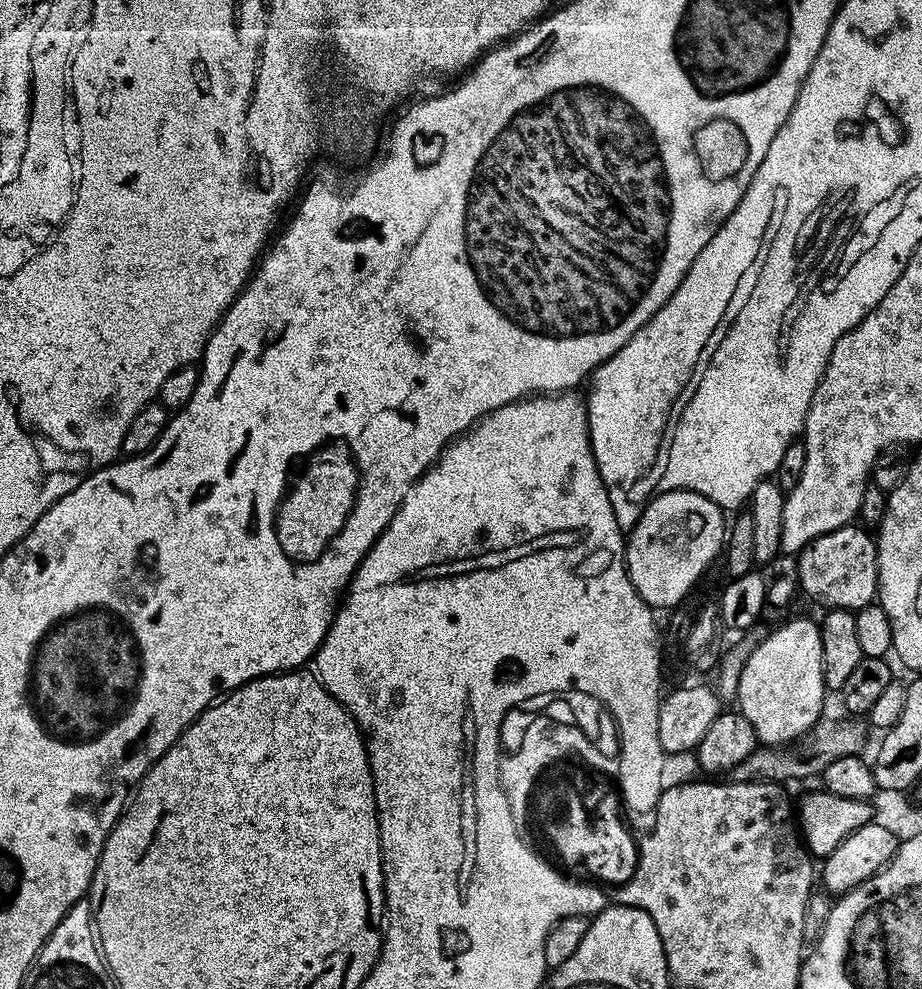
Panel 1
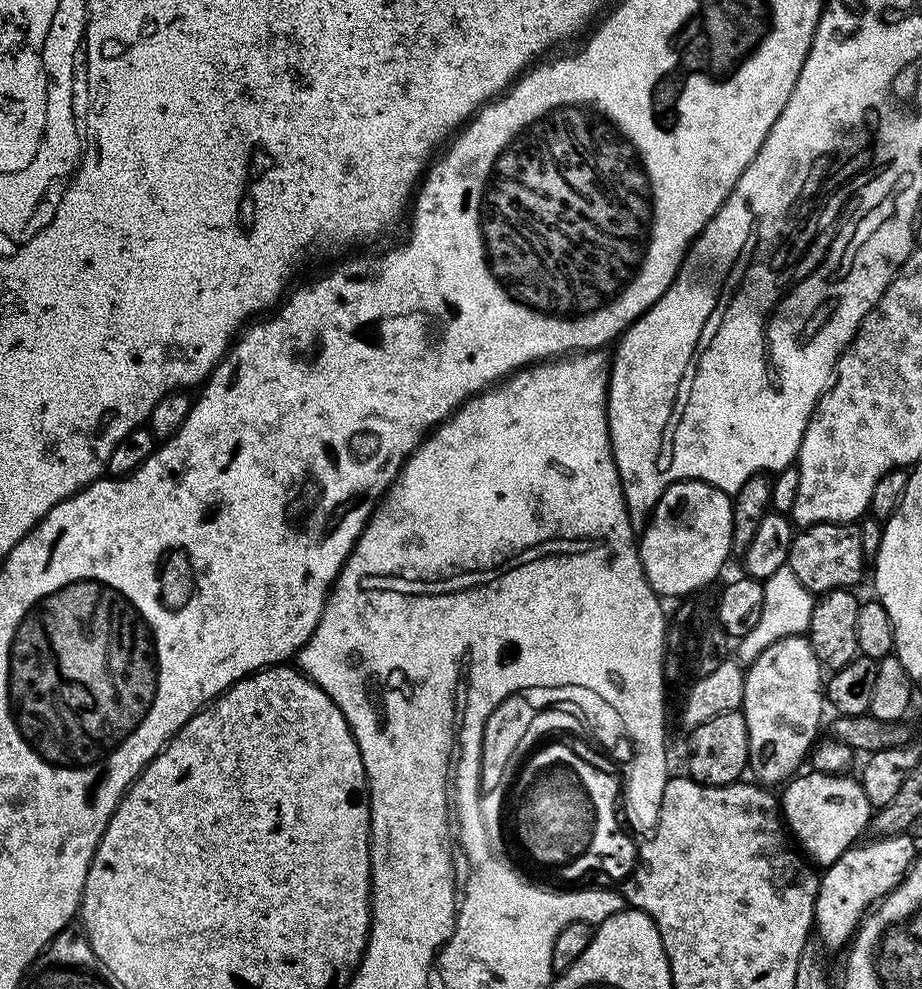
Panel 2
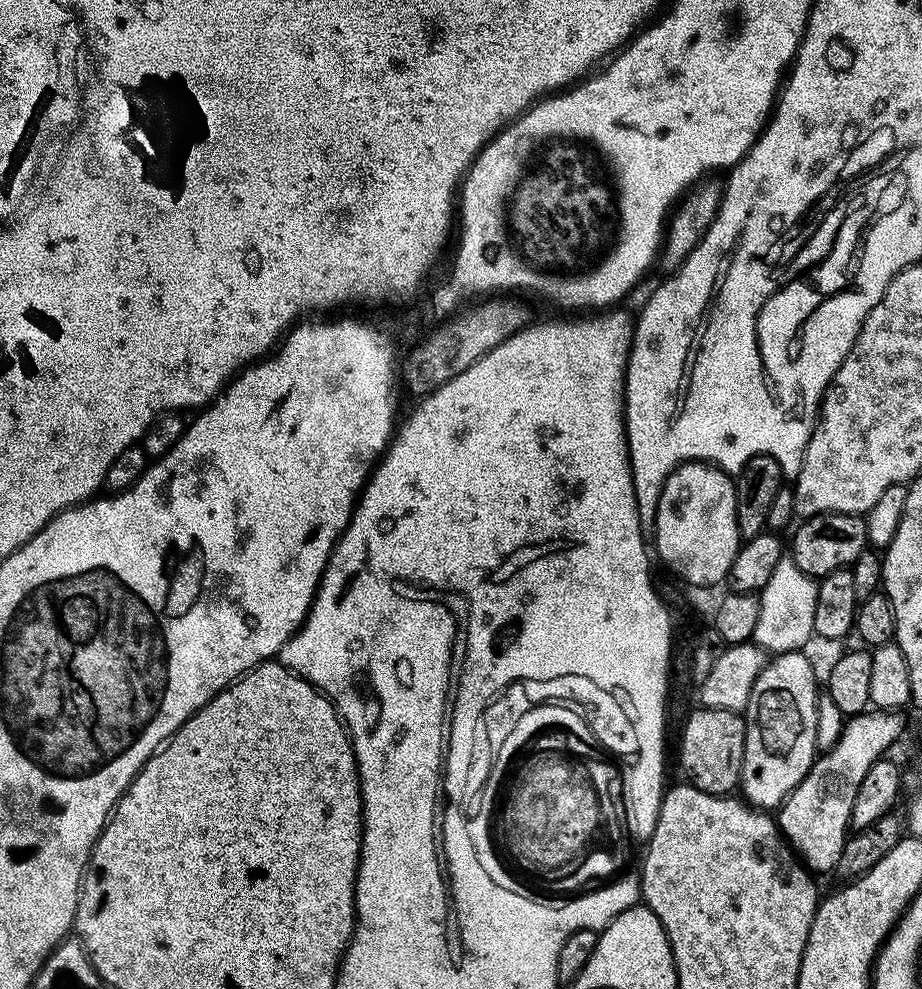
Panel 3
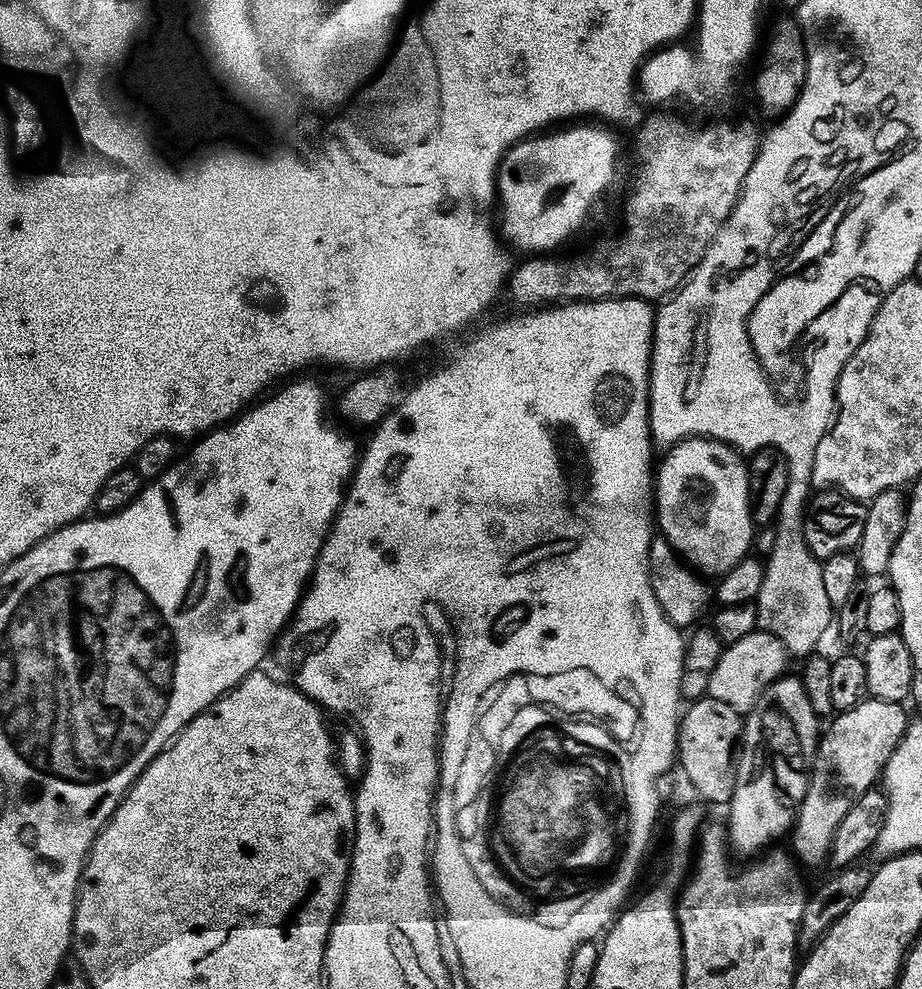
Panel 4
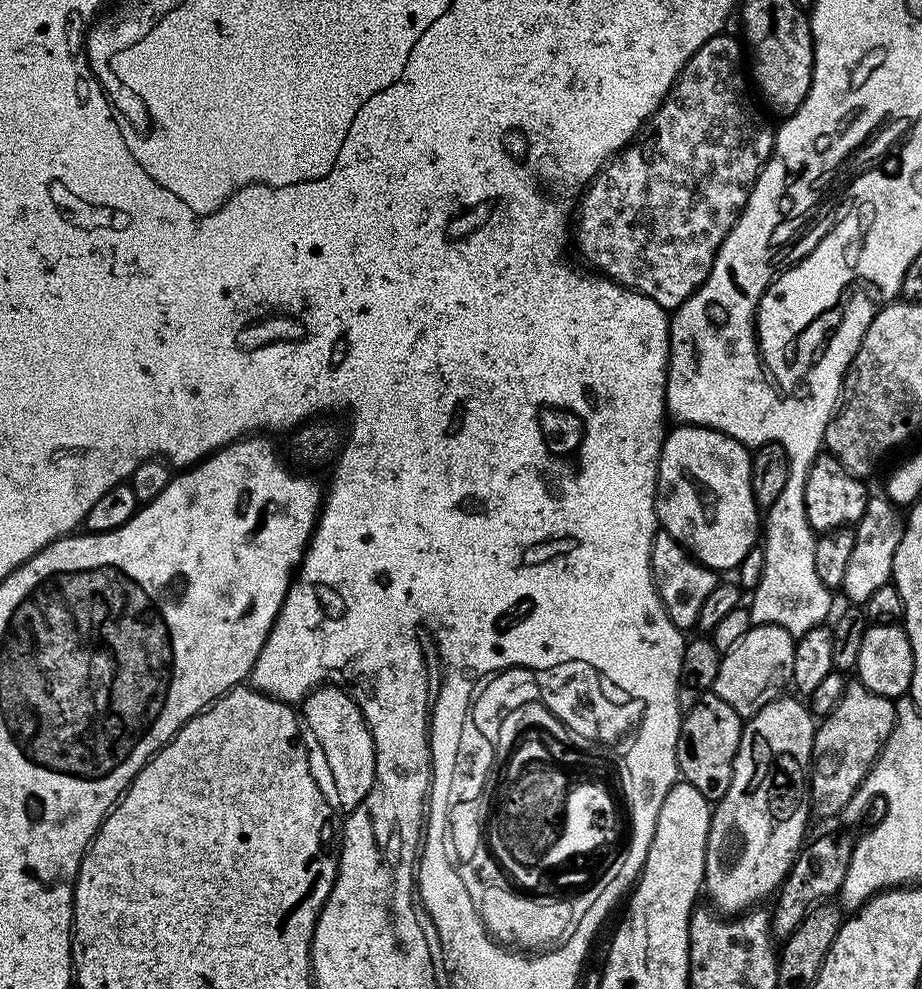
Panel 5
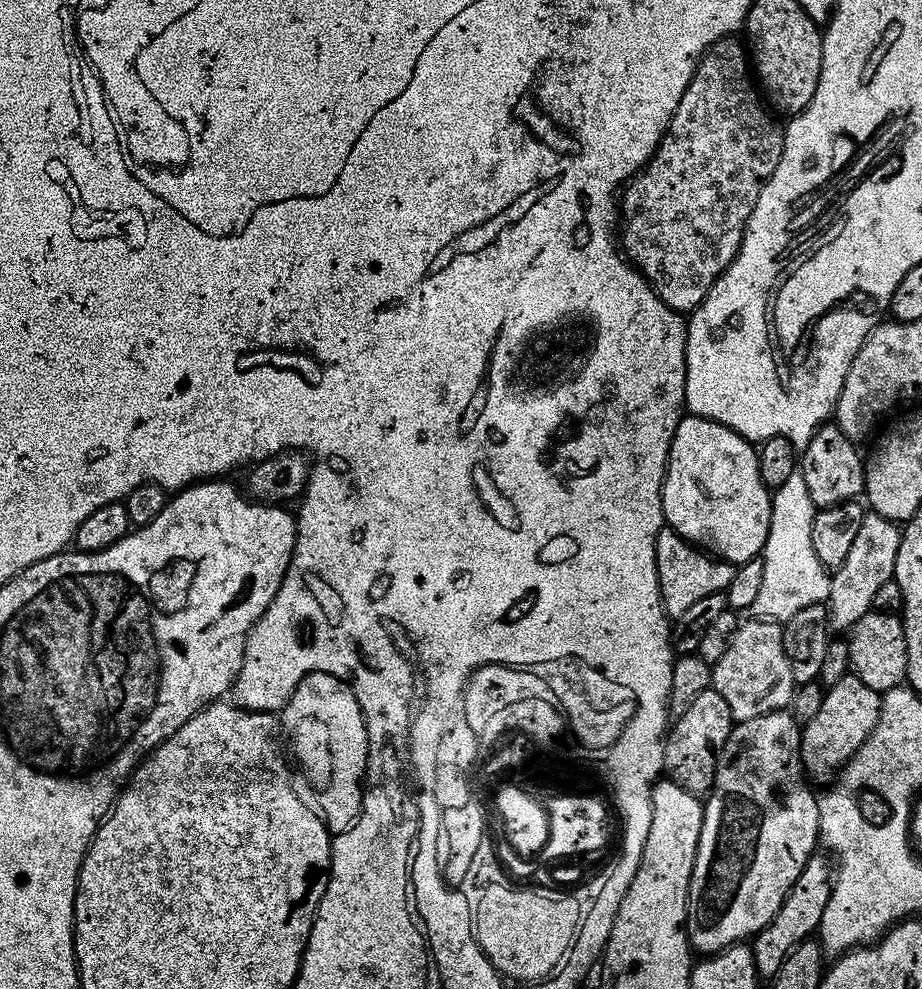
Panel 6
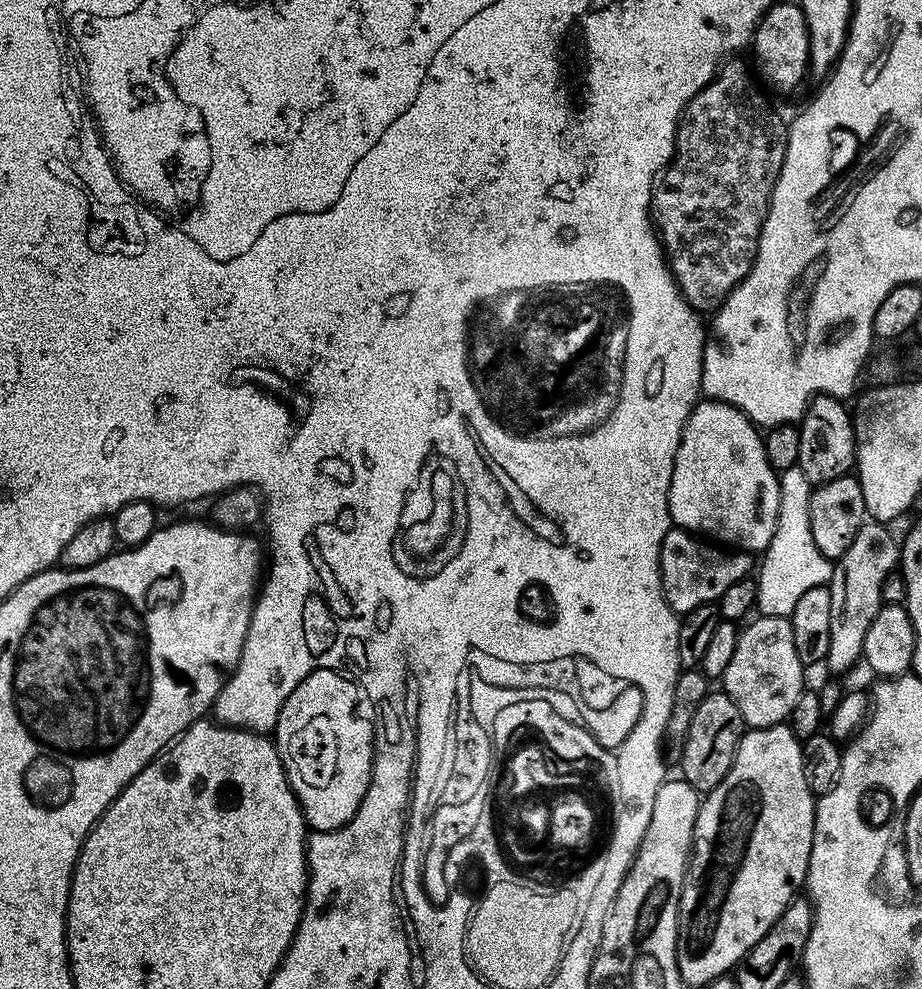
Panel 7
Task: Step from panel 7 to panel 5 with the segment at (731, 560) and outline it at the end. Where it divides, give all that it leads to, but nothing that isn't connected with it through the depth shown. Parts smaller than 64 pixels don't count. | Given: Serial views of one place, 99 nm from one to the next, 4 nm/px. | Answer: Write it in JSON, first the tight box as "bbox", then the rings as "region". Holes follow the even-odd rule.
{"bbox":[650,530,718,630],"region":[[[663,530],[657,531],[652,543],[650,566],[652,581],[670,622],[674,622],[674,626],[681,630],[695,629],[698,610],[702,610],[702,602],[706,602],[706,597],[716,589],[718,583],[716,569],[701,564],[688,549],[682,547],[671,534]]]}

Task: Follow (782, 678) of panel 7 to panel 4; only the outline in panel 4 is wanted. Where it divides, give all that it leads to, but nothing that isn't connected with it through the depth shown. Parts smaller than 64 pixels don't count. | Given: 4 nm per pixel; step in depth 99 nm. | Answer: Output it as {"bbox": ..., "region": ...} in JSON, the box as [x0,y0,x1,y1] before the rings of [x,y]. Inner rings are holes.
{"bbox":[707,630,790,714],"region":[[[759,630],[746,634],[746,638],[738,638],[738,642],[727,645],[718,658],[718,666],[714,666],[714,674],[710,674],[710,686],[707,695],[718,698],[718,702],[726,702],[726,706],[734,706],[741,714],[751,712],[770,685],[785,675],[784,668],[790,661],[790,653],[783,642],[774,638],[774,634]]]}

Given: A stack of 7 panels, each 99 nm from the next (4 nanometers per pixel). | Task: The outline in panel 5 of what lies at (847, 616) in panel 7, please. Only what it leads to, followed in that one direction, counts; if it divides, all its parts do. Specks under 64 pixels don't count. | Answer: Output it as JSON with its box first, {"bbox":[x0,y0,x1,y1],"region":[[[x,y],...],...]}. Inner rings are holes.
{"bbox":[842,494,905,606],"region":[[[883,494],[869,495],[866,510],[859,522],[854,525],[856,541],[854,542],[854,551],[850,553],[850,562],[846,566],[846,578],[842,589],[843,595],[848,595],[850,598],[848,600],[853,605],[862,606],[868,601],[870,594],[874,594],[874,590],[878,590],[878,586],[892,580],[894,554],[898,550],[898,542],[902,542],[905,523],[905,513],[887,496]]]}

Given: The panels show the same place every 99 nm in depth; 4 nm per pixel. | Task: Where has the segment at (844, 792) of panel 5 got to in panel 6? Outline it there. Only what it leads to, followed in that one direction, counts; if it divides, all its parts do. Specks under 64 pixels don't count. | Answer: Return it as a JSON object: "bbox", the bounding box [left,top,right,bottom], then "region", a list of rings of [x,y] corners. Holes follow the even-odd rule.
{"bbox":[802,674,881,785],"region":[[[847,674],[837,685],[825,691],[822,710],[818,710],[815,718],[807,721],[802,728],[804,766],[807,775],[817,785],[831,785],[837,773],[849,760],[854,759],[856,752],[878,726],[881,705],[881,693],[870,690],[870,686],[866,686],[866,682],[854,674]]]}

